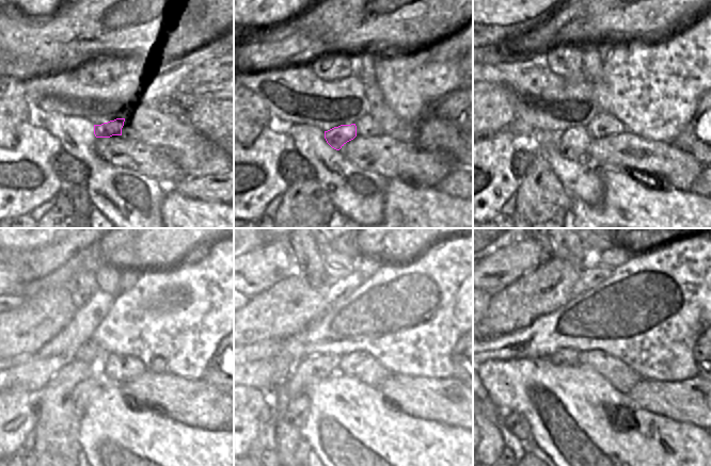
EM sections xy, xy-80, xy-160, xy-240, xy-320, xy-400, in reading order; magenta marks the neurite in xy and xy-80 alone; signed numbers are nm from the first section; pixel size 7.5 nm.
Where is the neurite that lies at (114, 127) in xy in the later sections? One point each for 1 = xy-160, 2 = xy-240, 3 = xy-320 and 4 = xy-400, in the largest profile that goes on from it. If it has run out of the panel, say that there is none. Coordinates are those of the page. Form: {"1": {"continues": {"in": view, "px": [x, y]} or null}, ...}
{"1": {"continues": {"in": "xy-160", "px": [573, 143]}}, "2": {"continues": {"in": "xy-240", "px": [84, 390]}}, "3": {"continues": {"in": "xy-320", "px": [296, 412]}}, "4": {"continues": {"in": "xy-400", "px": [517, 424]}}}

